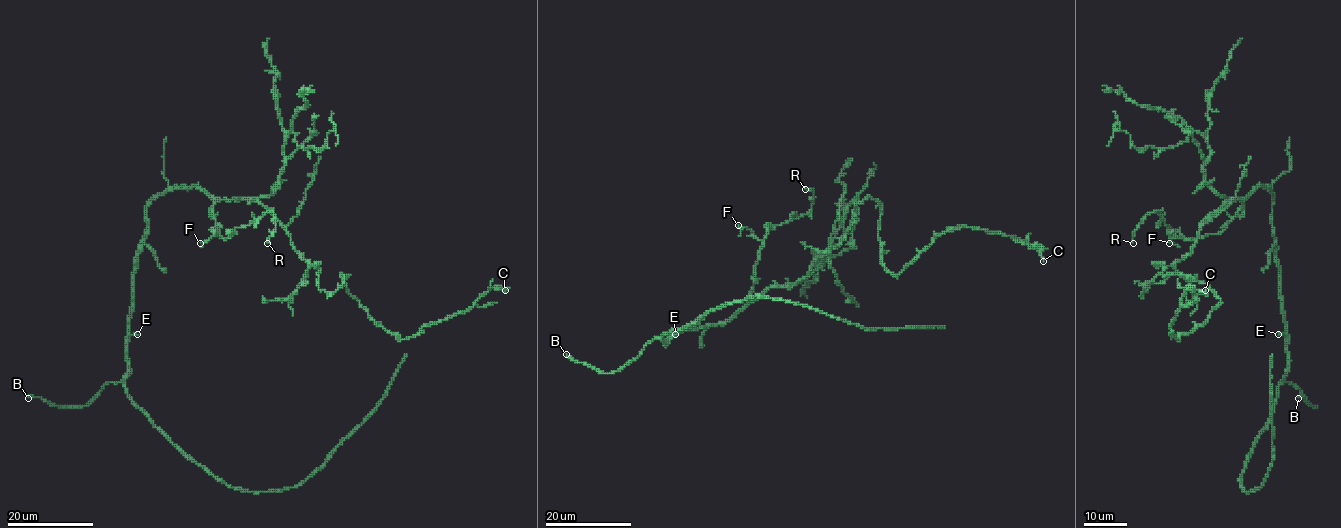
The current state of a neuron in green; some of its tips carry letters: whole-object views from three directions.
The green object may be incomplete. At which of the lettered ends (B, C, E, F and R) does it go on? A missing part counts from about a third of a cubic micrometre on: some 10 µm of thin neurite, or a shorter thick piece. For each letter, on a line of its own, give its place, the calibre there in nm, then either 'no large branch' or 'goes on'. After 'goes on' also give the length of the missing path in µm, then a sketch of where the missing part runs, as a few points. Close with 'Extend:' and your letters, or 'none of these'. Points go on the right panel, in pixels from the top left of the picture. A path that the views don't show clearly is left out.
B: (1298, 398) | 320 nm | goes on | 10 µm
C: (1205, 290) | 90 nm | no large branch
E: (1278, 334) | 220 nm | goes on | 60 µm
F: (1169, 243) | 140 nm | no large branch
R: (1133, 243) | 140 nm | no large branch
Extend: B, E

